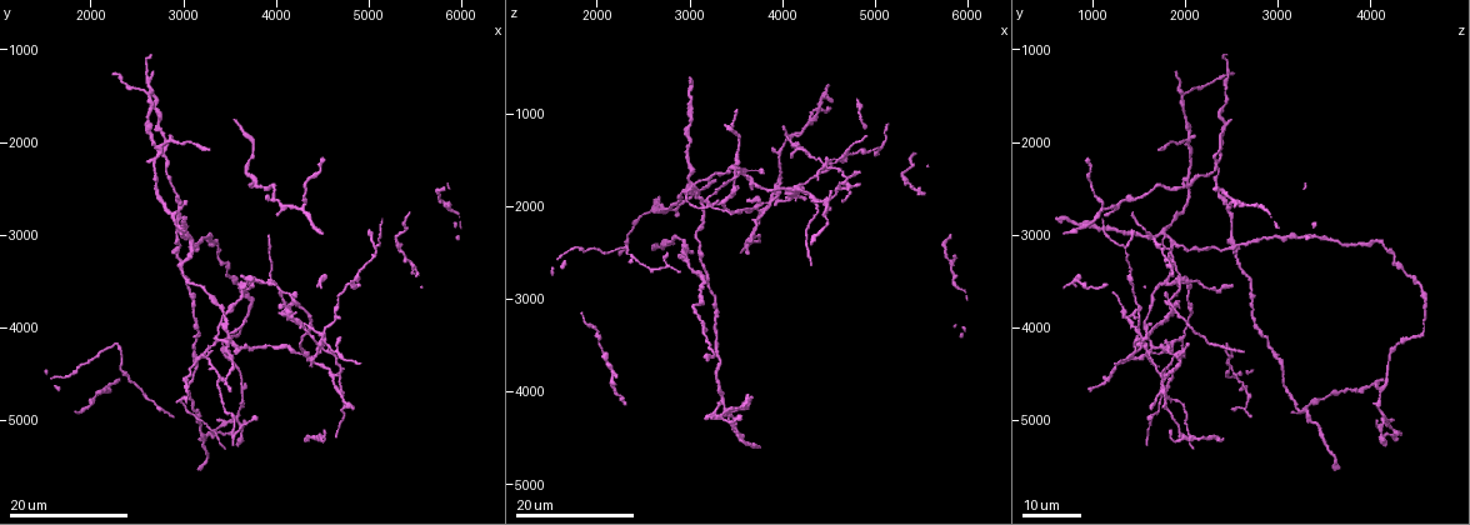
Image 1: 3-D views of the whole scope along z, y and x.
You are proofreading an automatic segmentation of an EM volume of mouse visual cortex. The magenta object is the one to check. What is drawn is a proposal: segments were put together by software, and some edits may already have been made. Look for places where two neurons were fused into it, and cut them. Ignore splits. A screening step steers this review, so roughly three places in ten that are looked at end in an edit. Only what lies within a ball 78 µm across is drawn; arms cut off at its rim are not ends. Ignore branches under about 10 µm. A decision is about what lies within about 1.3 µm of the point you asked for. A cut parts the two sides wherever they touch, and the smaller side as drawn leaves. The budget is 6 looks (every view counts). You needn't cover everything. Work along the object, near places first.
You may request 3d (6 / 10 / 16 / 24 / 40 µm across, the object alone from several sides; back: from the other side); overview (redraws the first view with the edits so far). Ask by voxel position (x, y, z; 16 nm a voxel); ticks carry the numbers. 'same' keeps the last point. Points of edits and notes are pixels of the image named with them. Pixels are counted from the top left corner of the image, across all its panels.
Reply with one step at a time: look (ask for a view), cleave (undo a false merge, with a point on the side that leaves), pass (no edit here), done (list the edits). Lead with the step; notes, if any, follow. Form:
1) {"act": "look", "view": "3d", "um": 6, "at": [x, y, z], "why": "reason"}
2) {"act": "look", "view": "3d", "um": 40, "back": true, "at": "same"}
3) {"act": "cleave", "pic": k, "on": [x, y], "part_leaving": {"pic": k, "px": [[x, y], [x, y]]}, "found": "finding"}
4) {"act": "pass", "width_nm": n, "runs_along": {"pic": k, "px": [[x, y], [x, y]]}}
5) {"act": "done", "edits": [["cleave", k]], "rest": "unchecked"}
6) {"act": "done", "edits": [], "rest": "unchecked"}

{"act": "look", "view": "3d", "um": 16, "at": [3100, 3100, 1900], "why": "side arm on a straight run"}

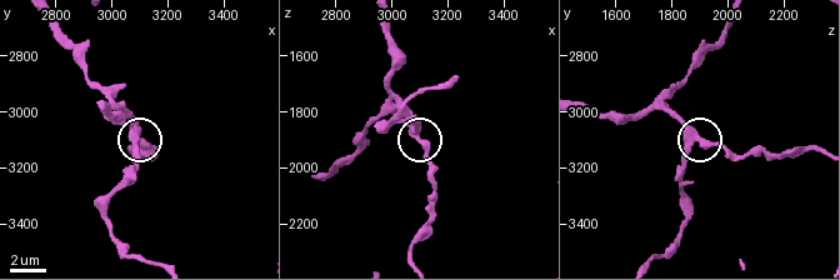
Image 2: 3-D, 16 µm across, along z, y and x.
{"act": "look", "view": "3d", "um": 6, "at": [3110, 3100, 1910], "why": "zoom in"}

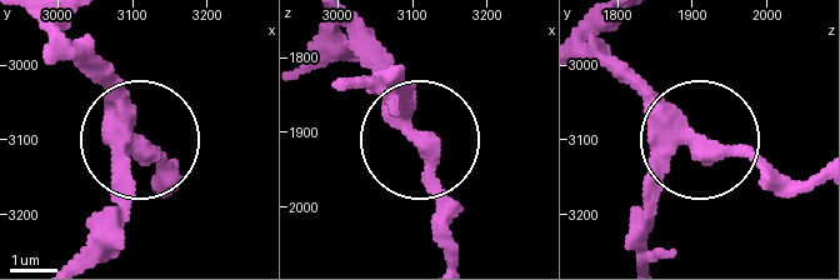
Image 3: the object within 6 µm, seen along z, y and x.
{"act": "pass", "arms": 3, "found": "continuous, no second neuron"}

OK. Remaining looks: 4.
{"act": "look", "view": "3d", "um": 24, "at": [2700, 2150, 2100], "why": "three arms meet"}

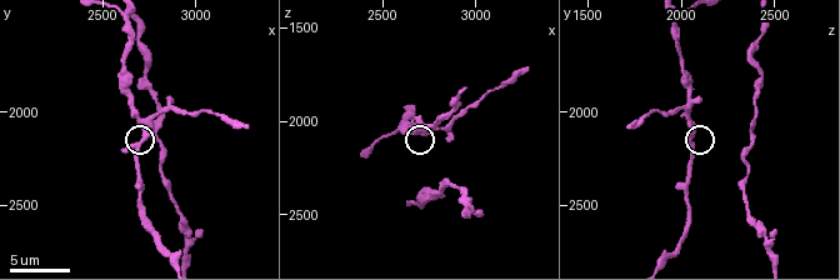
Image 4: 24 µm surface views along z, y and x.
{"act": "look", "view": "3d", "um": 10, "at": [2700, 2180, 2060]}

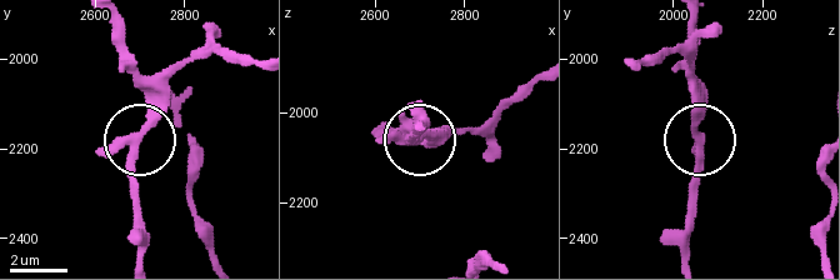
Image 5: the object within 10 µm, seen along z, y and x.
{"act": "pass", "arms": 3, "runs_along": {"pic": 5, "px": [[690, 254], [698, 76]]}, "found": "continuous, no second neuron"}

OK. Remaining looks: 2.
{"act": "look", "view": "3d", "um": 16, "at": [4700, 4700, 1750], "why": "looks like a crossing"}

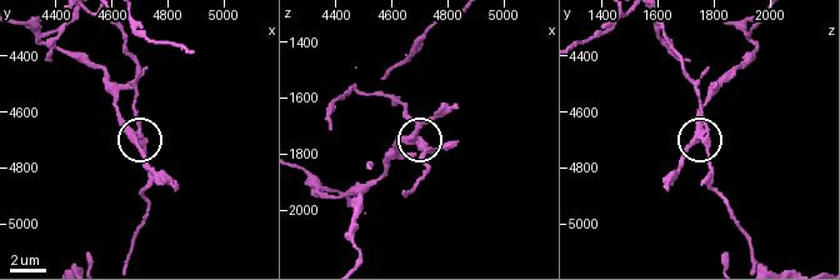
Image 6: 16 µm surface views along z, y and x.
{"act": "look", "view": "3d", "um": 6, "at": [4690, 4660, 1770], "why": "zoom in"}

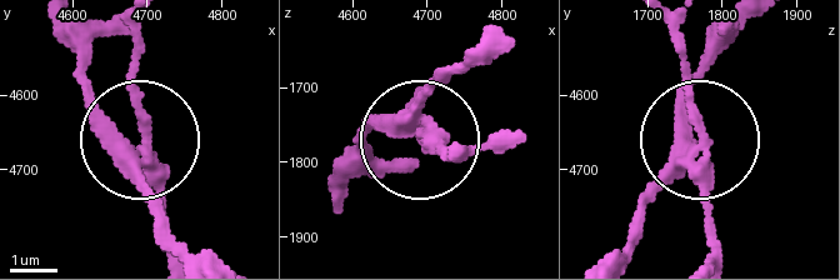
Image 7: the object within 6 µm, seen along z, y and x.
{"act": "cleave", "pic": 7, "on": [126, 88], "side_arm_um": 23, "part_leaving": {"pic": 7, "px": [[146, 146], [135, 30]]}, "found": "two neurons meet here"}

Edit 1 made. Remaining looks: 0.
{"act": "done", "edits": [["cleave", 7]], "rest": "unchecked"}

